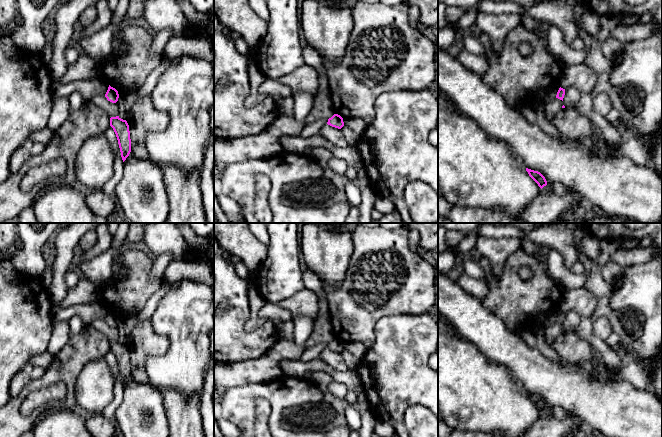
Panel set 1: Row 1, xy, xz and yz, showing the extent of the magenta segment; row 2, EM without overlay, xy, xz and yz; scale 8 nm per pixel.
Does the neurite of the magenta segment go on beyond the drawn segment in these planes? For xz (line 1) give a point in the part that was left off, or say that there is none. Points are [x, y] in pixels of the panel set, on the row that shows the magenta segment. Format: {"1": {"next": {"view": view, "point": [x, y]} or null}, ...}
{"1": {"next": null}}

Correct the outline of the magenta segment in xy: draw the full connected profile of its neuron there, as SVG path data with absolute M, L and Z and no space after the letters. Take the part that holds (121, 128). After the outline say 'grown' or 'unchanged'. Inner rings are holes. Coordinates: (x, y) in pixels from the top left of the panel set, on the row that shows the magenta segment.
M116 116L110 118L110 126L113 128L116 134L121 157L124 162L131 152L129 125L126 120L123 120L119 116Z; unchanged

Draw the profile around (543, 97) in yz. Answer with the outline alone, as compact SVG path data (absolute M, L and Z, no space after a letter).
M555 82L552 87L539 91L535 95L532 104L535 107L544 108L544 106L547 103L549 103L550 101L552 101L556 98L559 88L560 88L559 84L557 82Z

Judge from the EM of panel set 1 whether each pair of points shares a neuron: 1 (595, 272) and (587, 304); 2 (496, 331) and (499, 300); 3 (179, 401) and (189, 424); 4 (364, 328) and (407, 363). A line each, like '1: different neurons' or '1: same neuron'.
1: different neurons
2: different neurons
3: same neuron
4: different neurons

